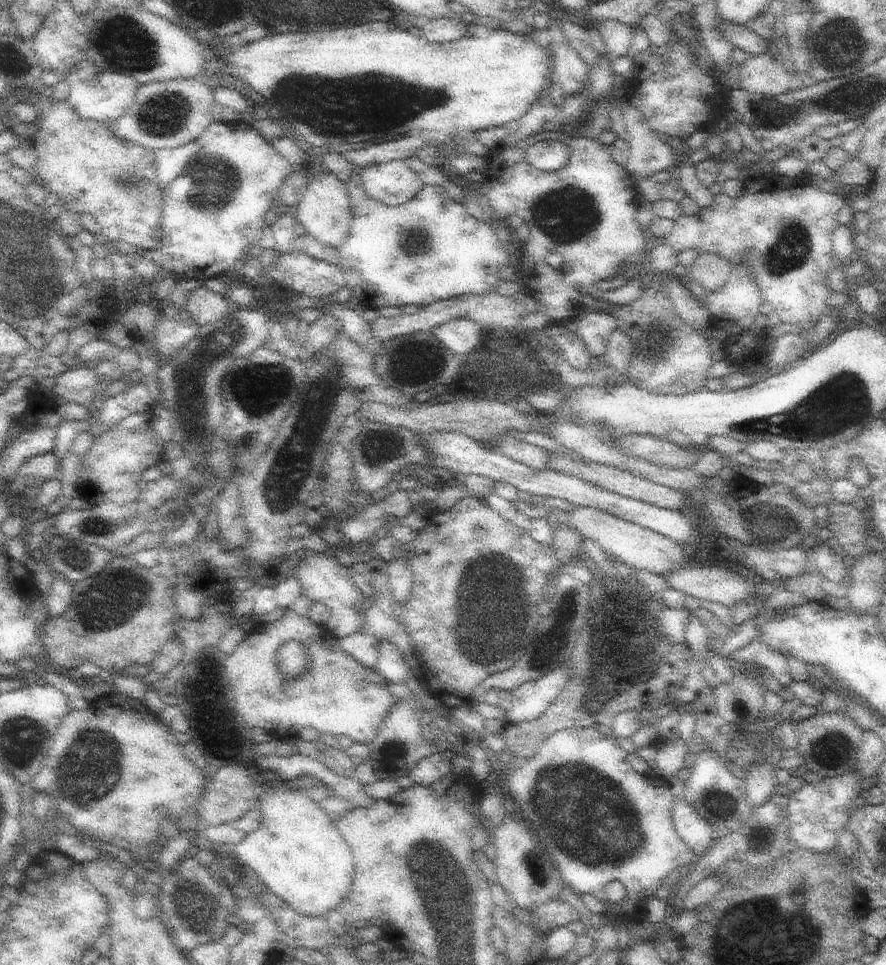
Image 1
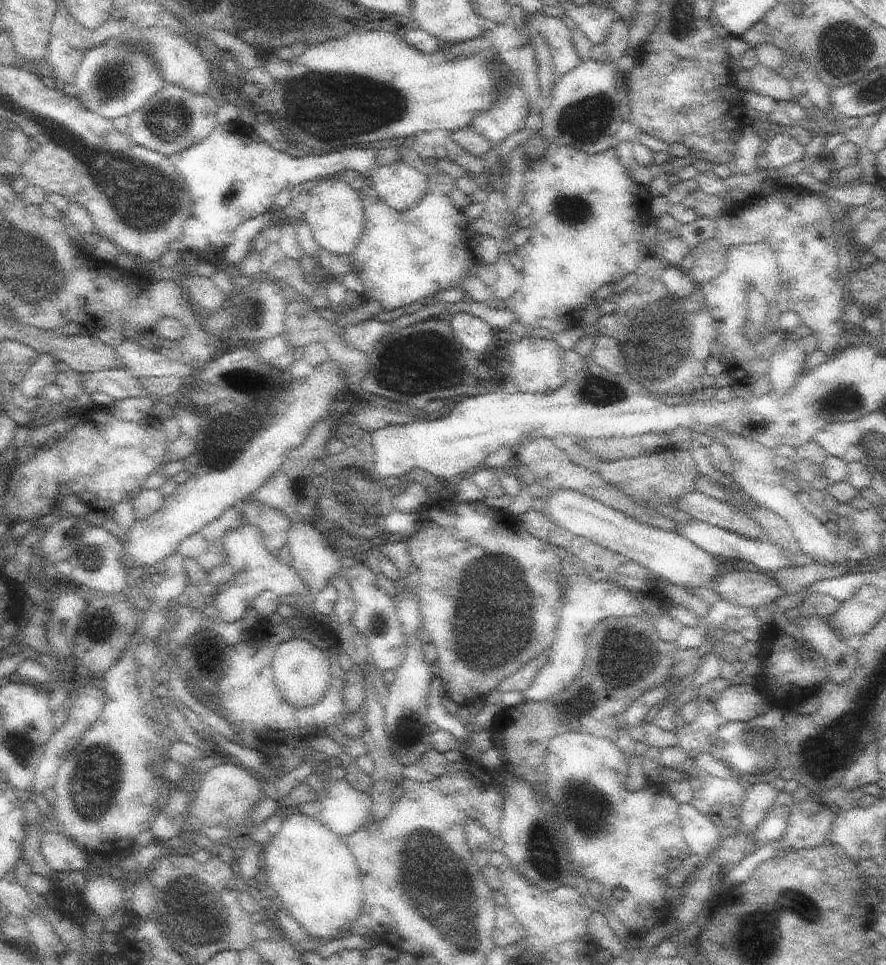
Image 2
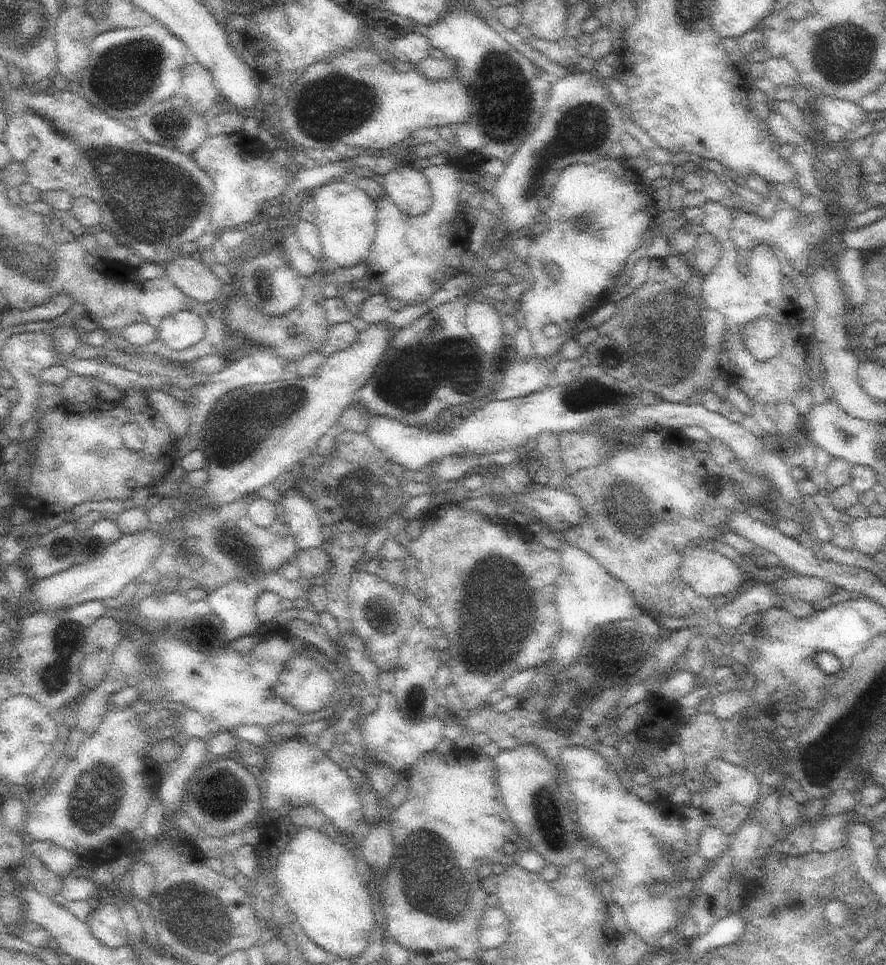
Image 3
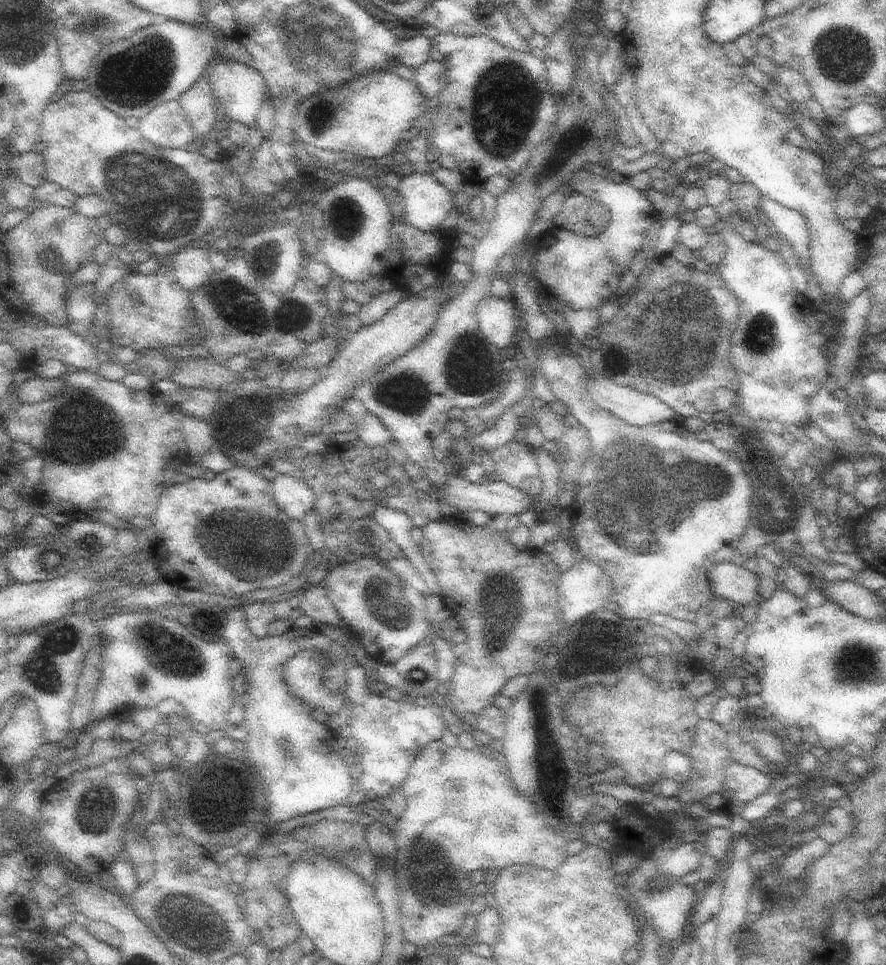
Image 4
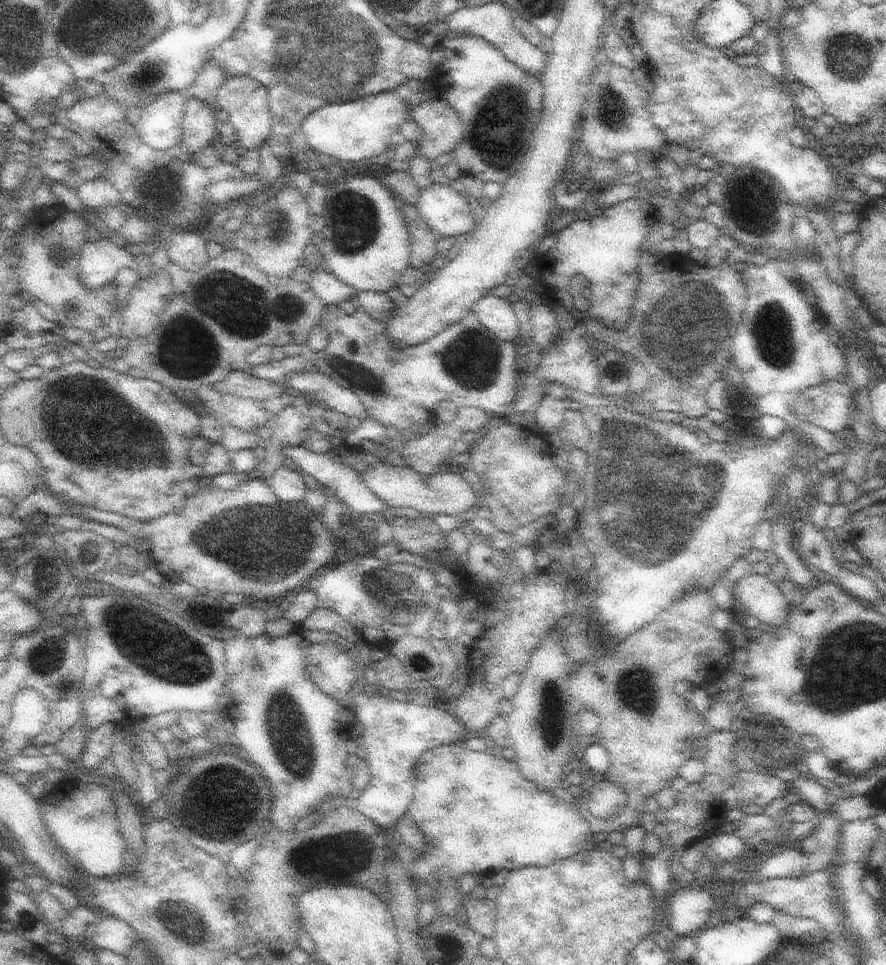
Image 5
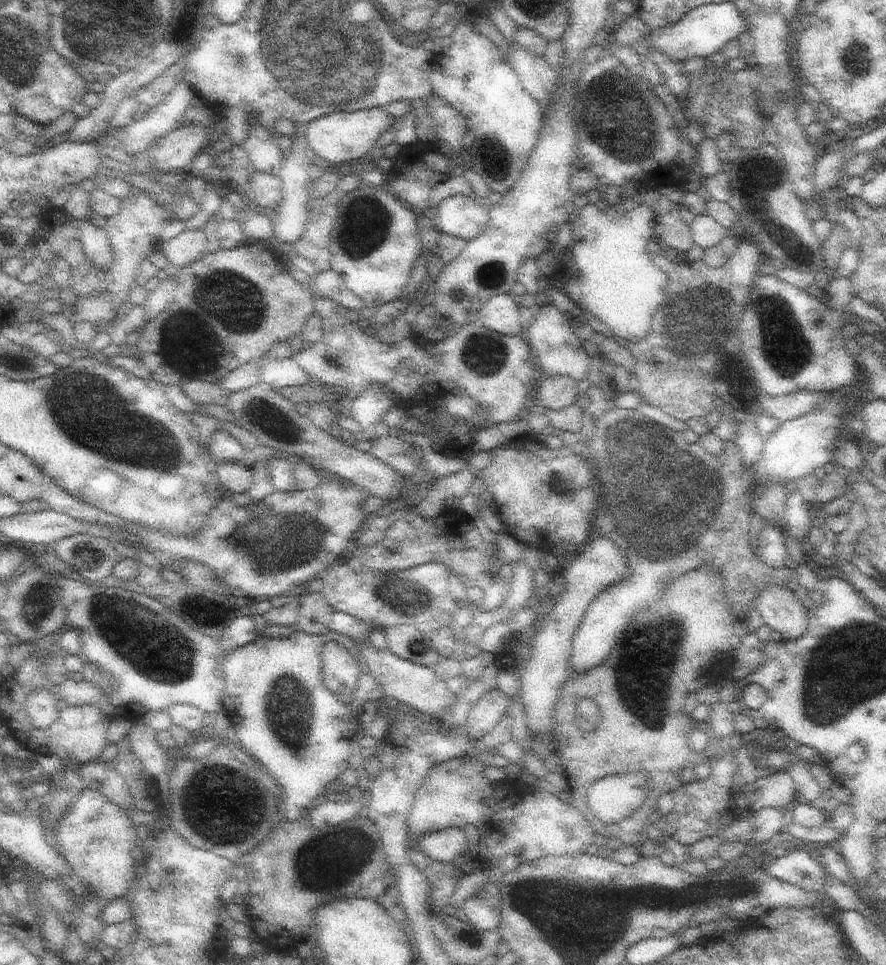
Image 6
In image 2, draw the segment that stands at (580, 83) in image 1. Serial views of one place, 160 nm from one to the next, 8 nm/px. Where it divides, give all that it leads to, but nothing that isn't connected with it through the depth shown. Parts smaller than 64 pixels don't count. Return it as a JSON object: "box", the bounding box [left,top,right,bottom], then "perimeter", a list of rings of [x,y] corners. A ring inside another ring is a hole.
{"box":[525,13,583,77],"perimeter":[[[534,13],[525,24],[544,35],[547,40],[557,77],[564,76],[574,70],[583,60],[573,43],[573,32],[560,17],[545,16],[544,13]]]}

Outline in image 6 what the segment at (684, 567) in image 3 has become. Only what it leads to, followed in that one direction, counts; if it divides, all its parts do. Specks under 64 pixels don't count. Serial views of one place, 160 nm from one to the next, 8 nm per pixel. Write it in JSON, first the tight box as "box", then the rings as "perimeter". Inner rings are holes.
{"box":[754,585,809,641],"perimeter":[[[764,585],[754,603],[766,630],[776,630],[788,641],[802,638],[809,629],[809,616],[802,603],[788,587]]]}

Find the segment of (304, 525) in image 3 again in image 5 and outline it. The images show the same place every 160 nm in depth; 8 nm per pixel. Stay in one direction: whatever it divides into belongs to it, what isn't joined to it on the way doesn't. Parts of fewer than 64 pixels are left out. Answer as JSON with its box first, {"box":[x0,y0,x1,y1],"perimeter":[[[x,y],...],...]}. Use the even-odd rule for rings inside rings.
{"box":[270,463,306,503],"perimeter":[[[281,463],[280,466],[271,472],[270,488],[274,494],[284,502],[297,503],[306,496],[306,485],[302,473],[291,469],[290,465]]]}

